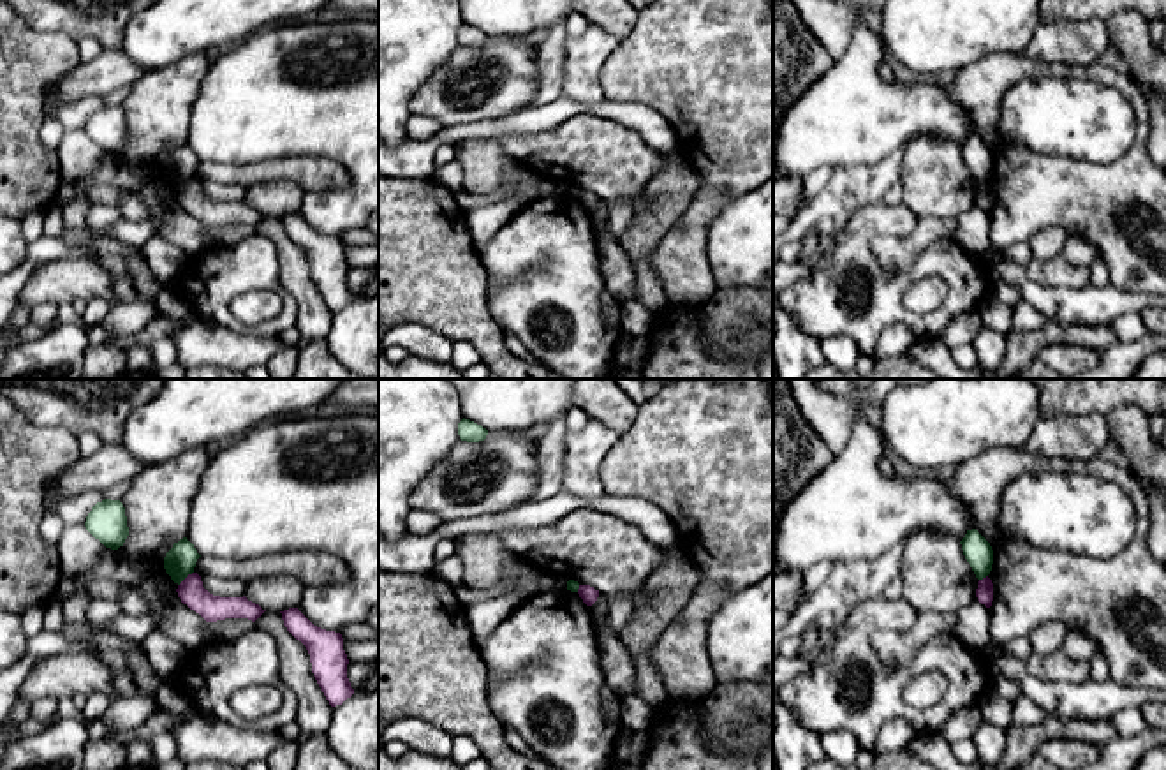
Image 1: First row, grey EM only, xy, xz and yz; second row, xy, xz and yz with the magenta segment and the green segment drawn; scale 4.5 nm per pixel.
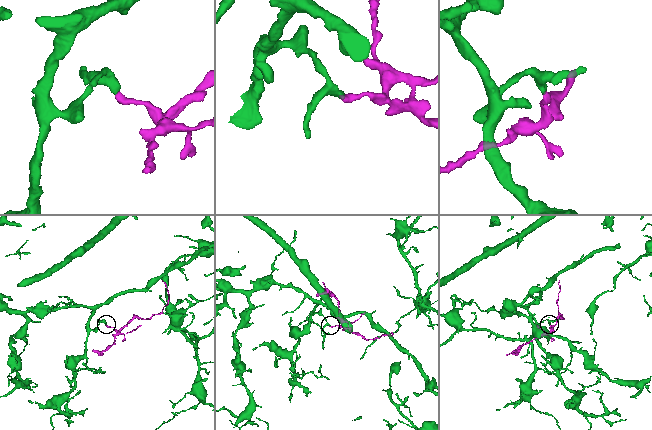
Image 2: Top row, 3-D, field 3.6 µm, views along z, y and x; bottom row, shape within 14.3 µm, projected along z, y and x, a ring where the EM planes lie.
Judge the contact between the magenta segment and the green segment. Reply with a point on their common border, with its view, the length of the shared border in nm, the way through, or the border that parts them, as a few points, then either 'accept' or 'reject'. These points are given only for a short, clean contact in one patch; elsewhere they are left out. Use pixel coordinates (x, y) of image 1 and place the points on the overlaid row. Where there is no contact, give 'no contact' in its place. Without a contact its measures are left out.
meets magenta in xy at (185, 578); contact 100 nm long; border along xy (192, 571), (178, 585); reject

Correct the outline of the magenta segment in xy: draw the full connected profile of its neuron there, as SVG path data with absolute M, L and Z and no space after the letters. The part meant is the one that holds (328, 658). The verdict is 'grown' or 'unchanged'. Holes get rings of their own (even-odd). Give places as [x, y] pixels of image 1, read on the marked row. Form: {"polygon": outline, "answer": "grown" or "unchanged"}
{"polygon": "M298 608L280 611L287 631L299 640L312 663L312 673L331 707L354 694L347 678L347 654L340 633L314 626Z", "answer": "unchanged"}

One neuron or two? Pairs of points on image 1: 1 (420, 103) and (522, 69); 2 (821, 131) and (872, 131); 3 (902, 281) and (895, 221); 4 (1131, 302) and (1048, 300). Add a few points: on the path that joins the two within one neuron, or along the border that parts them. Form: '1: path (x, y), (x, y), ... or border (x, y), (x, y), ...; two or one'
1: path (446, 104), (455, 113), (471, 113), (497, 96); one
2: path (833, 131), (860, 131); one
3: path (879, 275), (865, 261), (865, 238), (872, 231); one
4: path (1110, 302), (1070, 302); one

